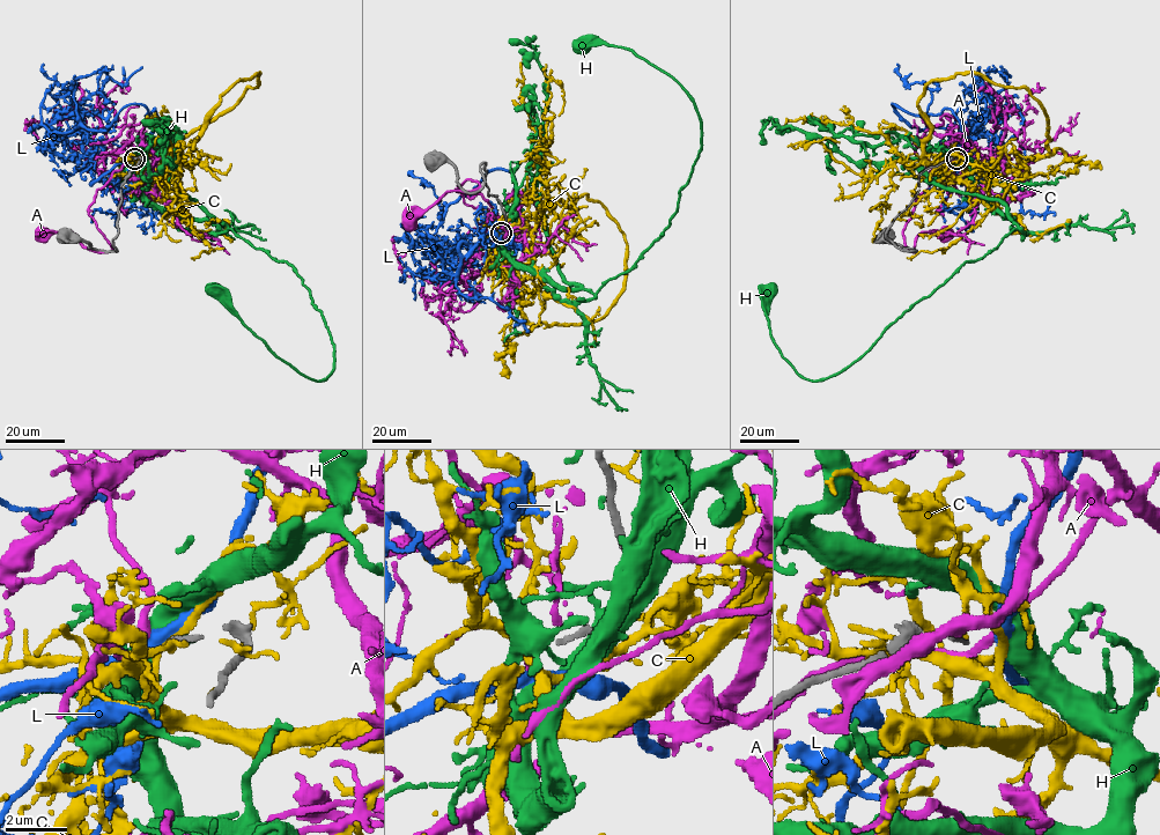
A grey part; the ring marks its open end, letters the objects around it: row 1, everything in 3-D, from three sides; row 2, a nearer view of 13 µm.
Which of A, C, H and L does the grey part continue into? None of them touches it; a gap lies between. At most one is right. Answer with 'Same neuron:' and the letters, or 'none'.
Same neuron: none

